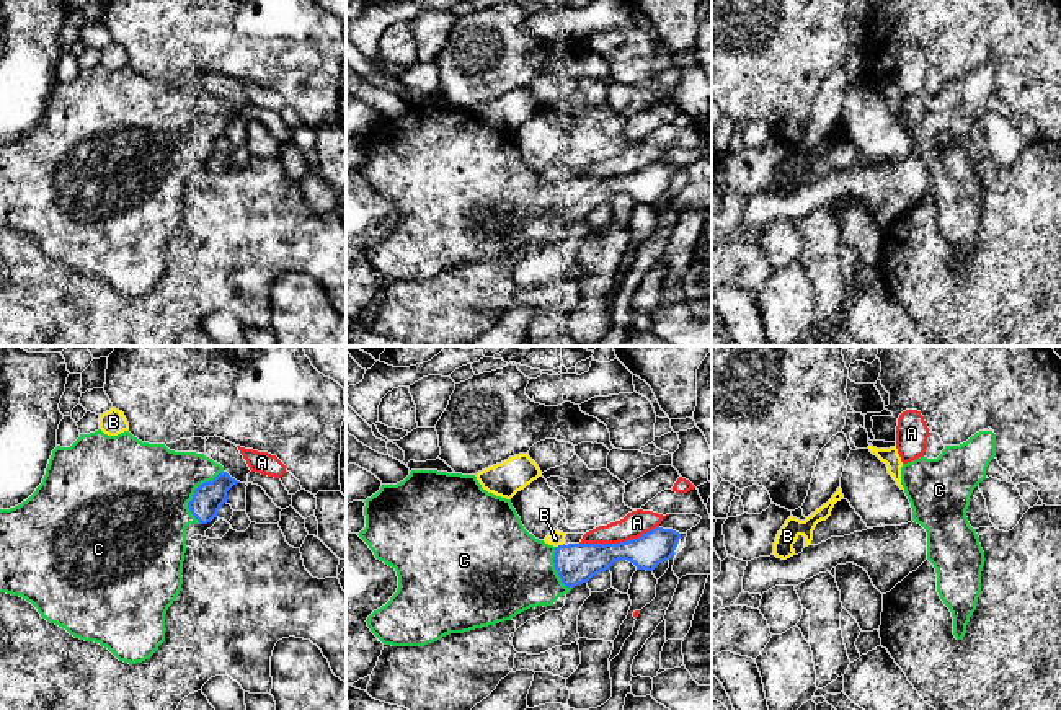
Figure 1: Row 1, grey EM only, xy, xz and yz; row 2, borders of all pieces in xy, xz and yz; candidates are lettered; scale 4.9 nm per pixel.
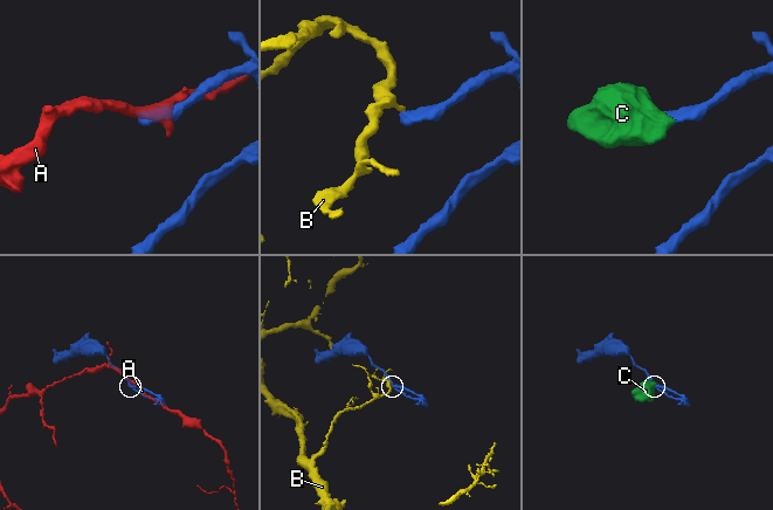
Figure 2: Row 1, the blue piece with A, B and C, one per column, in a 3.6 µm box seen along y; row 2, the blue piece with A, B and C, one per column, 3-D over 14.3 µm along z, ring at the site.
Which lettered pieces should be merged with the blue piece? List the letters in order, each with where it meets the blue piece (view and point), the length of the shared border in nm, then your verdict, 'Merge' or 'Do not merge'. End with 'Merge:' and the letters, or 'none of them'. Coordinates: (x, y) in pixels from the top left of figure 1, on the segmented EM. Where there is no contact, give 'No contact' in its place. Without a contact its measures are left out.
A: Touches blue at xz (619, 542). Shared border 400 nm. Do not merge
B: Touches blue at xz (560, 545). Shared border 40 nm. Do not merge
C: Touches blue at xy (195, 493). Shared border 300 nm. Merge
Merge: C

